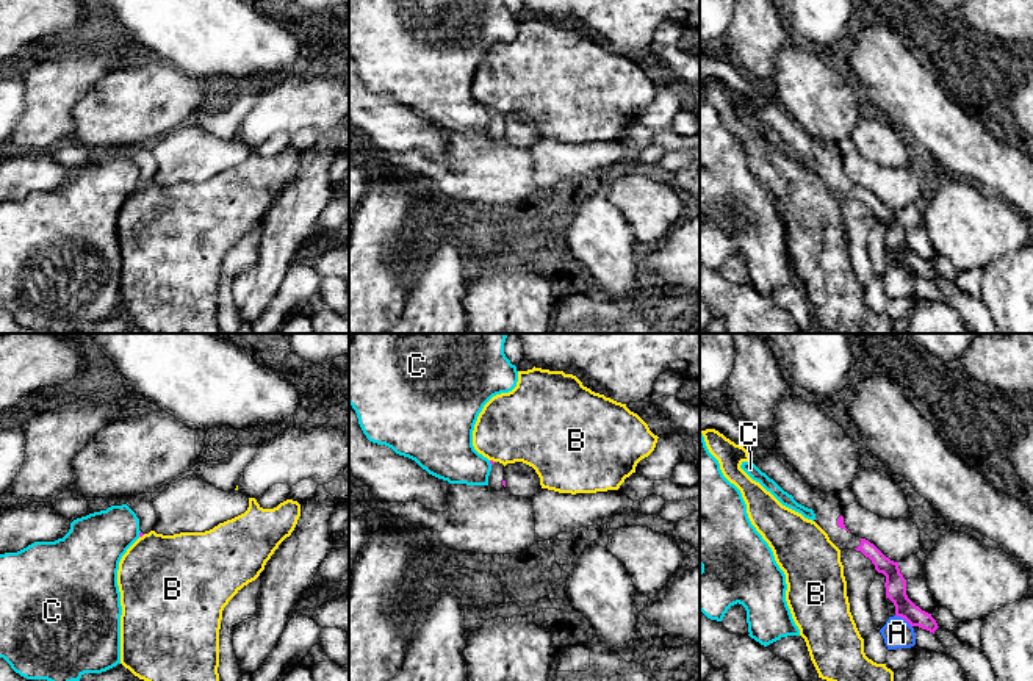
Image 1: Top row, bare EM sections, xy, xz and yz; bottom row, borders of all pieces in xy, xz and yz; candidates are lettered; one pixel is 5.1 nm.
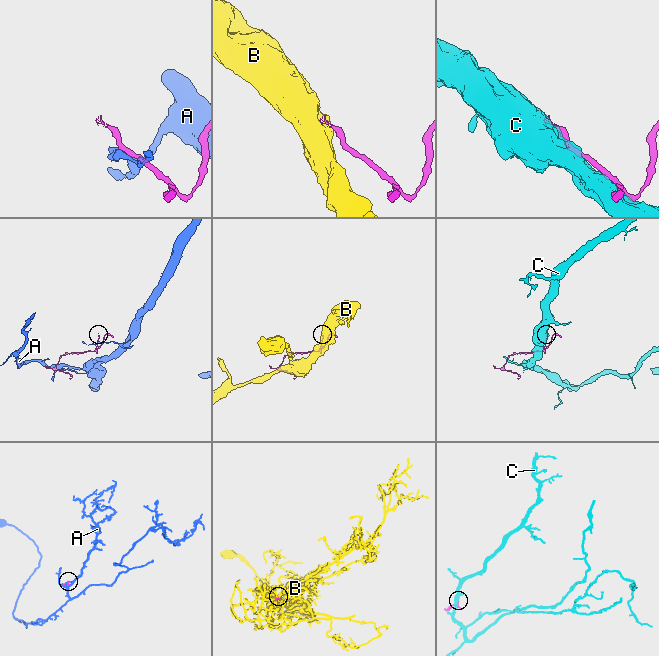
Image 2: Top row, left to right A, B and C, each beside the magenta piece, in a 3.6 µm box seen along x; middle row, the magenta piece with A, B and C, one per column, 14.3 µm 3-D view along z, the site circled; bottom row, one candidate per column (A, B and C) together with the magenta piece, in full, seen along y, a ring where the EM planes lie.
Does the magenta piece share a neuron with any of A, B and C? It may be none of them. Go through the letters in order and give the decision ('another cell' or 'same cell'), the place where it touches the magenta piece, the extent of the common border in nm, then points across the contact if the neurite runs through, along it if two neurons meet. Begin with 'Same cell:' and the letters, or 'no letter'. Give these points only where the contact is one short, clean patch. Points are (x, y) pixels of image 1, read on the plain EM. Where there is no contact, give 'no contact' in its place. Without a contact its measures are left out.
Same cell: no letter
A: another cell | yz (903, 266) | 110 nm | along yz (896, 263), (911, 276)
B: another cell | xy (141, 185) | 40 nm | along xy (144, 183), (140, 187)
C: another cell | xy (140, 183) | 30 nm

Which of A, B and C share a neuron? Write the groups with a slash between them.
A / B / C

